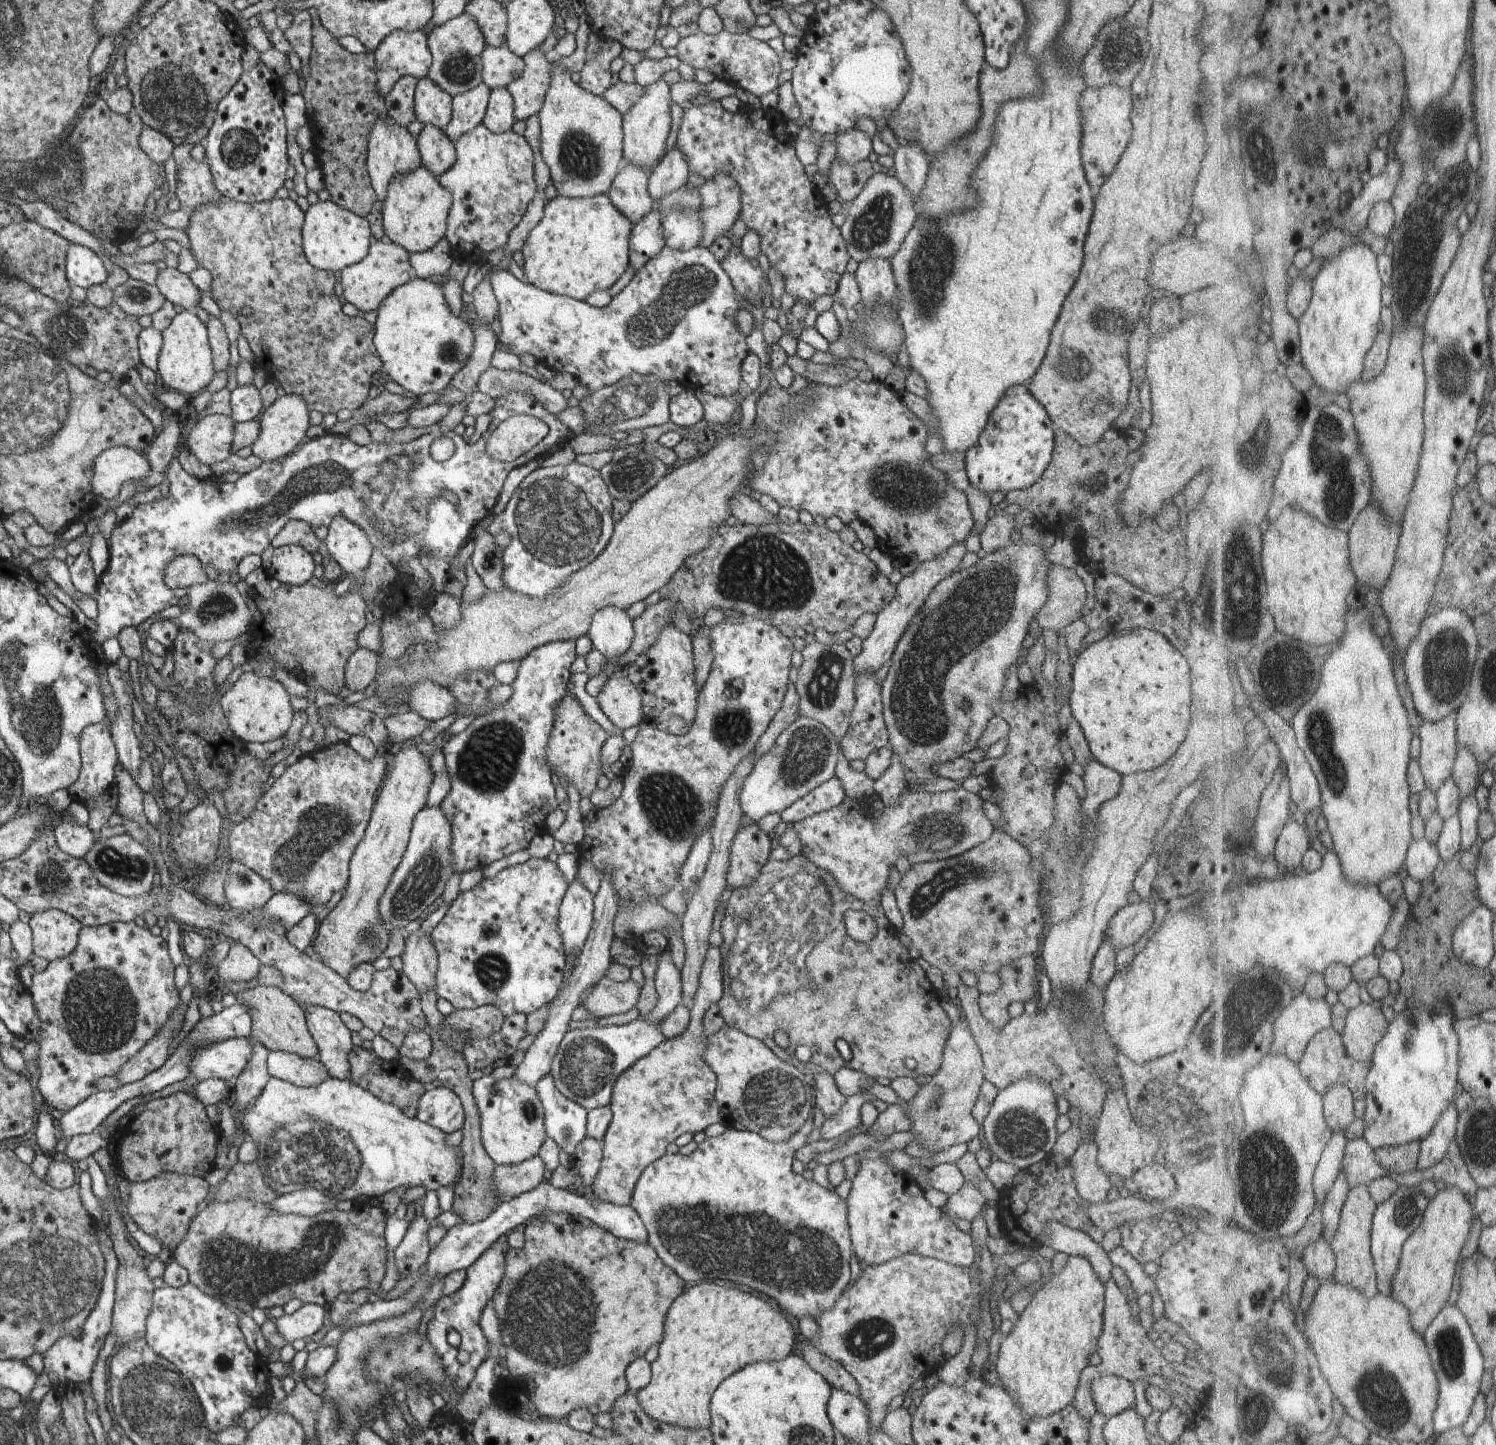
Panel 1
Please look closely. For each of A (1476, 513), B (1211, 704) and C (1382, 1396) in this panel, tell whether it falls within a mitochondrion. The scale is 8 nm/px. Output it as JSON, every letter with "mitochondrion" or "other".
{"A":"other","B":"other","C":"mitochondrion"}

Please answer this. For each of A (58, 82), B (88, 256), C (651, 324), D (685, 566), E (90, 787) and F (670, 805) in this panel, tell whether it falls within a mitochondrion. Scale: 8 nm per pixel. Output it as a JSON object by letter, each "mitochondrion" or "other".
{"A":"other","B":"other","C":"mitochondrion","D":"other","E":"other","F":"mitochondrion"}

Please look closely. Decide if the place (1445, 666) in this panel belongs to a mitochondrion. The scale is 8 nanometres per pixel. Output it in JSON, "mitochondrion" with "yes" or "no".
{"mitochondrion":"yes"}

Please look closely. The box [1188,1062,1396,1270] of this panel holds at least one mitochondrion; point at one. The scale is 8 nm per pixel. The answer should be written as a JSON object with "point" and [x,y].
{"point":[1266,1202]}

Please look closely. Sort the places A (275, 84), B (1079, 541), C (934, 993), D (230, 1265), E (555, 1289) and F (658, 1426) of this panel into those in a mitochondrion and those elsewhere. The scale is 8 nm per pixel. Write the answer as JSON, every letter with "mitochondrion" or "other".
{"A":"other","B":"other","C":"other","D":"mitochondrion","E":"mitochondrion","F":"other"}

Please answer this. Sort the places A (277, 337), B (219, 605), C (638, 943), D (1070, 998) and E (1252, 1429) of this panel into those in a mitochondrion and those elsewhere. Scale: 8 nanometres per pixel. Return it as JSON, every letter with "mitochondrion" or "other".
{"A":"other","B":"mitochondrion","C":"other","D":"mitochondrion","E":"other"}

